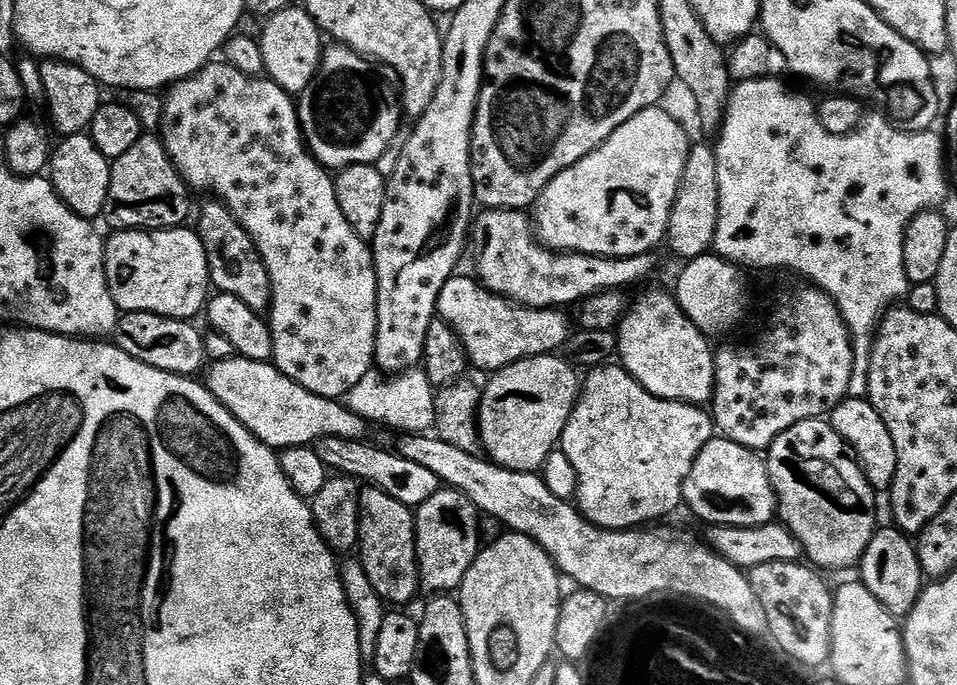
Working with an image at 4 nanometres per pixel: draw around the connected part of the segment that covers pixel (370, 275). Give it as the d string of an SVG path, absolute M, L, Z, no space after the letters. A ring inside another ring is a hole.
M209 62L200 69L199 72L188 76L185 80L178 80L175 84L171 85L167 89L164 96L164 121L160 123L158 129L158 135L161 140L164 141L164 148L170 154L170 158L174 162L174 166L180 171L180 176L185 182L188 183L189 189L195 190L196 188L200 192L213 192L215 199L219 203L224 204L225 207L231 210L234 214L234 218L238 218L238 222L248 231L250 238L258 246L258 250L262 254L262 258L266 262L266 270L270 274L270 282L272 283L272 306L270 309L270 327L272 330L272 341L274 342L274 350L272 351L272 360L274 361L276 368L282 374L286 374L286 378L290 378L298 386L302 386L307 392L313 392L319 396L325 396L331 400L340 400L347 397L350 390L354 390L354 386L358 386L358 382L362 382L362 378L366 378L368 372L373 371L374 361L376 358L376 268L372 264L372 250L362 237L358 234L354 234L354 230L350 226L350 222L346 222L346 214L342 214L342 206L338 206L338 198L336 197L336 186L333 177L330 175L329 169L324 165L318 163L315 156L308 151L305 142L304 134L300 131L300 114L298 111L298 104L295 99L289 93L281 90L273 80L267 78L261 78L260 76L247 76L242 74L242 70L238 70L232 64L227 62Z

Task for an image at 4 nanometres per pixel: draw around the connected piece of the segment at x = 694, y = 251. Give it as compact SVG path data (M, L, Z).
M693 143L688 150L686 170L672 207L666 237L667 247L672 247L673 254L681 256L681 261L687 262L713 251L720 217L719 197L716 153L709 145L707 148L704 144Z

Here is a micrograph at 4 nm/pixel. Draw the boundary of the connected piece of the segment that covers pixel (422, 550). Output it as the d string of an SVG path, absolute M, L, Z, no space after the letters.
M441 487L428 501L414 512L416 518L416 561L420 571L421 589L428 594L452 594L466 578L466 570L481 550L481 513L470 498L455 488Z

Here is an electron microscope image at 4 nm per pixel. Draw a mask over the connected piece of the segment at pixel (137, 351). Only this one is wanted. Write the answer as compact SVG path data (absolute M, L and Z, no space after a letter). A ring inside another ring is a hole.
M125 312L116 321L114 343L117 348L130 354L130 358L138 358L138 362L146 362L146 366L154 366L154 370L166 370L192 378L206 364L205 337L194 325L187 320L166 318L153 312Z

